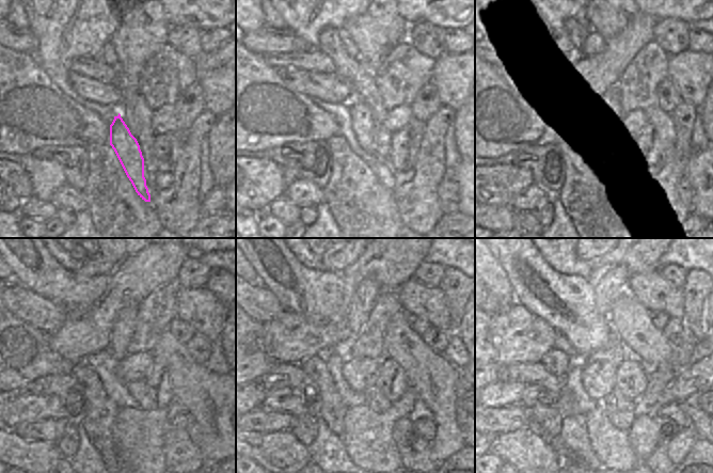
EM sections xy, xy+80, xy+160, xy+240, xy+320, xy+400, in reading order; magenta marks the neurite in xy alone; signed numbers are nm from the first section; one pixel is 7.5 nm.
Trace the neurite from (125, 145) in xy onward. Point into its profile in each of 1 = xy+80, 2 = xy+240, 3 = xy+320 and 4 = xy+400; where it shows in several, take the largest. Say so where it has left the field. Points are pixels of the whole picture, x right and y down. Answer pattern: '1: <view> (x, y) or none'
1: xy+80 (362, 123)
2: xy+240 (122, 332)
3: xy+320 (365, 295)
4: xy+400 (613, 284)

